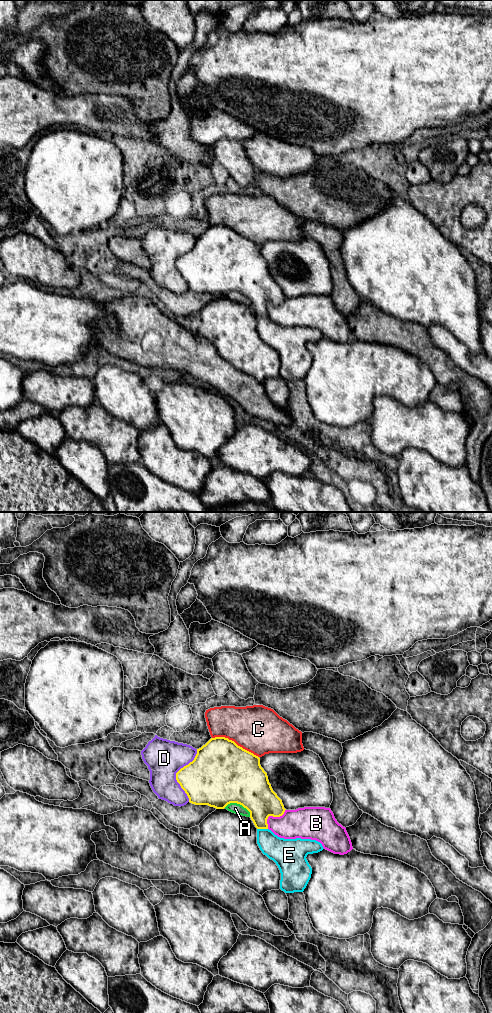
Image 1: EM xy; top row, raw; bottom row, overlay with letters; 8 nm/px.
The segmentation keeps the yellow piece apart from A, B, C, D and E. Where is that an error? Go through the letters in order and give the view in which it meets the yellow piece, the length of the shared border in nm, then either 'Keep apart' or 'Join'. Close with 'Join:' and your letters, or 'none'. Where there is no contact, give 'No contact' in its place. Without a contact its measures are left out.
A: Touches yellow in xy. Shared border 220 nm. Keep apart
B: Touches yellow in xy. Shared border 220 nm. Keep apart
C: Touches yellow in xy. Shared border 400 nm. Keep apart
D: Touches yellow in xy. Shared border 440 nm. Keep apart
E: Touches yellow in xy. Shared border 90 nm. Keep apart
Join: none

